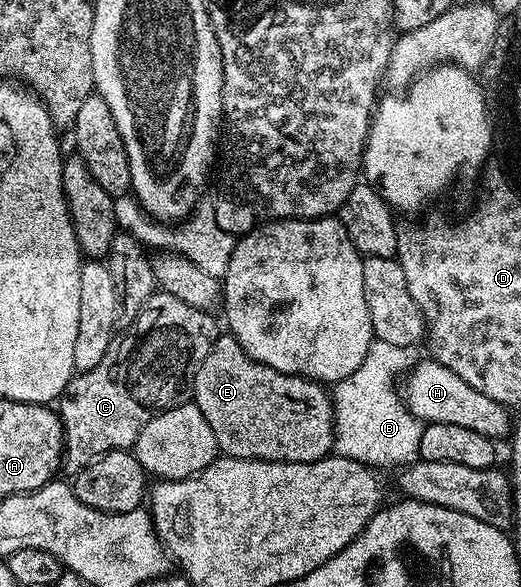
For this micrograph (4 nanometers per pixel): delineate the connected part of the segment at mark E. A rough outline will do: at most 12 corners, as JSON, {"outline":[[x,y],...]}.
{"outline":[[220,334],[193,402],[224,456],[312,463],[335,445],[314,379]]}

